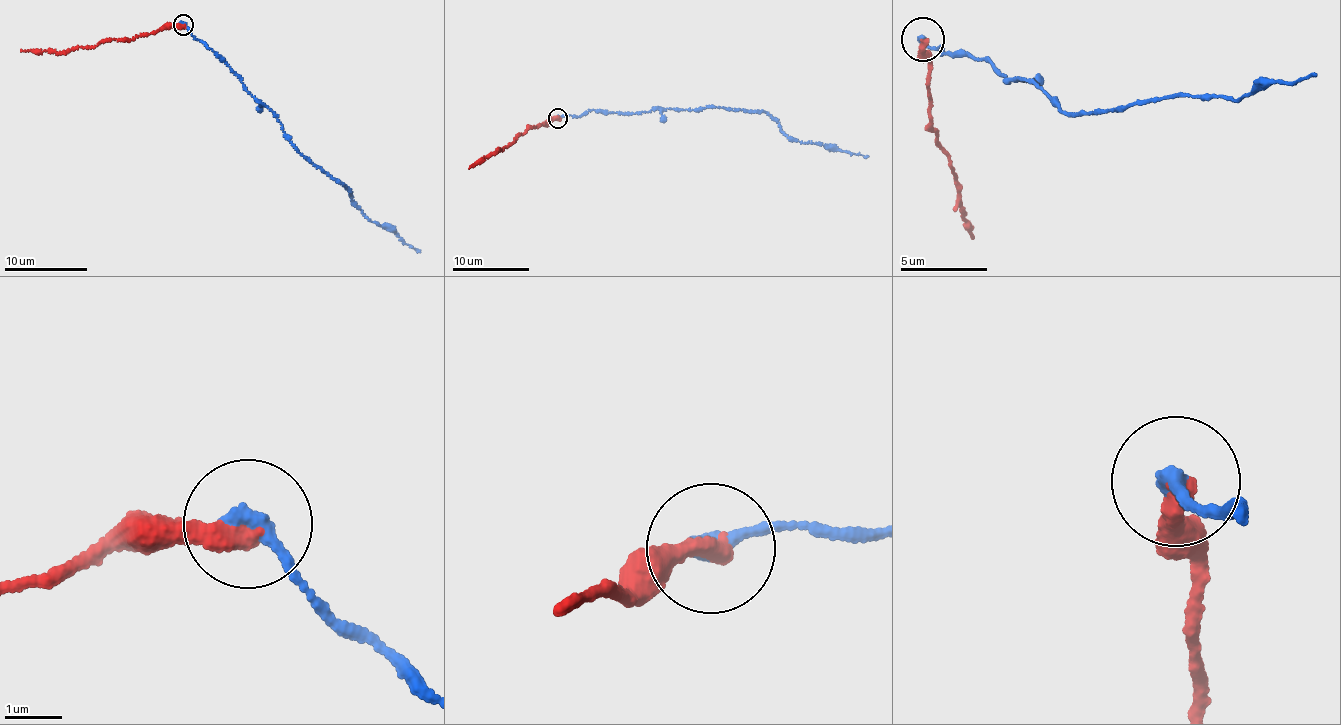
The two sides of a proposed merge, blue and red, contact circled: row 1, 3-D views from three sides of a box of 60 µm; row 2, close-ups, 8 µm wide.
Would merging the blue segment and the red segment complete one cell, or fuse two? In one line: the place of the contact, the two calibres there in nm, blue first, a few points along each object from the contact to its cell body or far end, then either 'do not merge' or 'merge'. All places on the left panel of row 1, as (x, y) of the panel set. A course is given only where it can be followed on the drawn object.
at (183, 24); 340 nm thick on the blue side, 360 nm on the other; blue runs (183, 25), (223, 57), (248, 92), (271, 109), (295, 148), (344, 183), (363, 214), (396, 231), (420, 252); red runs (183, 25), (165, 25), (130, 39), (100, 41), (55, 51), (21, 49); do not merge

